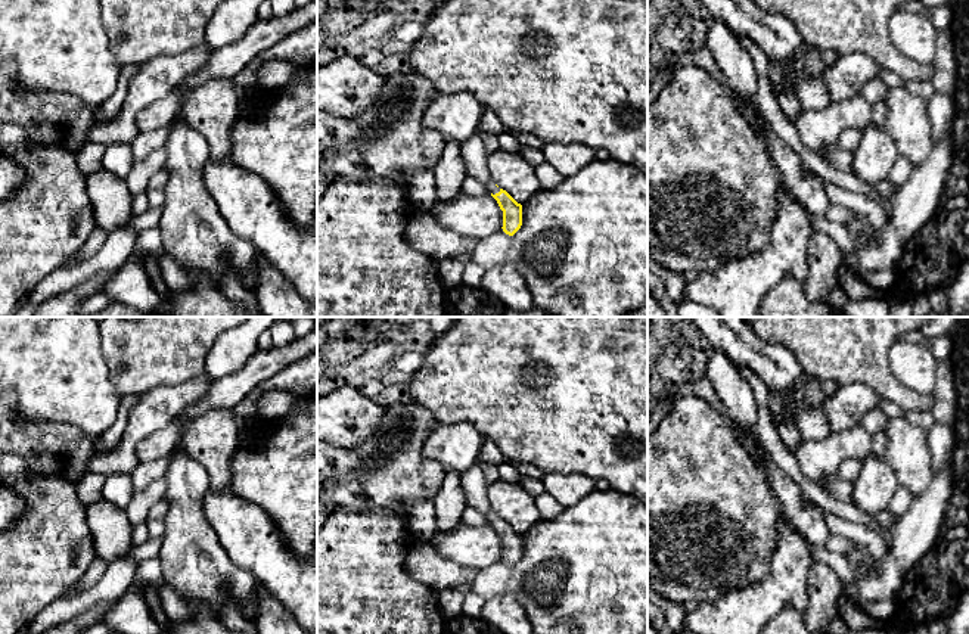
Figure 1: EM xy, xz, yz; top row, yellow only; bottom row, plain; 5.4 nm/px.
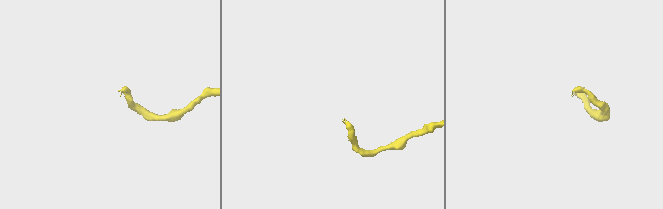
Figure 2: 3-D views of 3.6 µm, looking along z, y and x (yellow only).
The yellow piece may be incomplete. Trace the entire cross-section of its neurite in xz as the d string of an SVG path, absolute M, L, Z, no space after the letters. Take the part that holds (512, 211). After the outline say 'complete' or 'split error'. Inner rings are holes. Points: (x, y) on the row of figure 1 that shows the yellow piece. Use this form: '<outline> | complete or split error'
M473 134L462 144L462 156L465 161L466 175L479 180L490 189L491 196L503 211L501 229L506 234L513 236L522 226L522 205L493 181L487 164L490 155L479 134Z | split error

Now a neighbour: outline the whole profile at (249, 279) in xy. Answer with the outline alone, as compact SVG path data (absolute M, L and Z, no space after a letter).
M257 259L254 264L242 274L242 283L243 286L257 295L258 289L258 264Z

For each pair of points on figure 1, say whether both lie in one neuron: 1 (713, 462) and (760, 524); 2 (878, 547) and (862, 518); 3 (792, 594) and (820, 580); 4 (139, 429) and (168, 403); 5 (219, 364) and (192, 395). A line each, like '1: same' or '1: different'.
1: same
2: different
3: different
4: same
5: different

